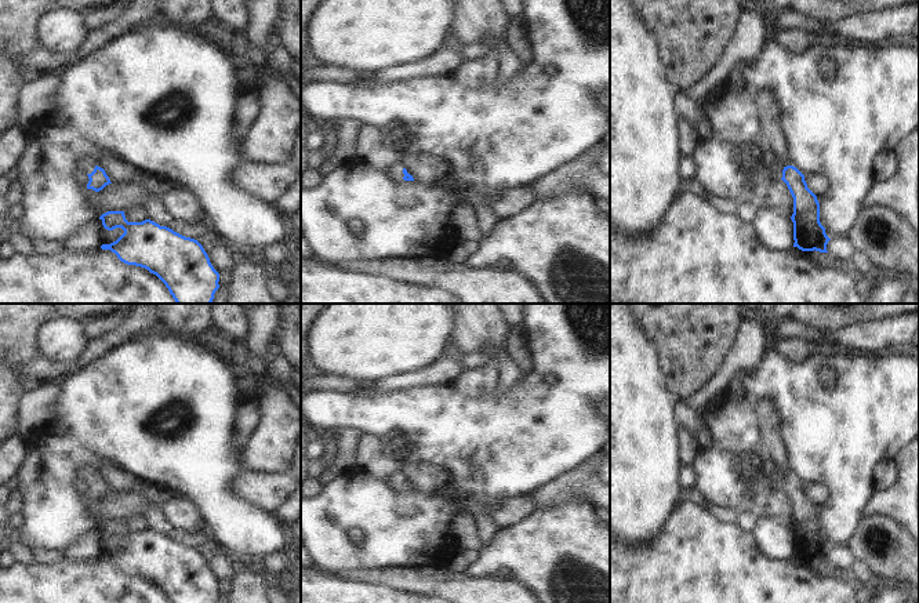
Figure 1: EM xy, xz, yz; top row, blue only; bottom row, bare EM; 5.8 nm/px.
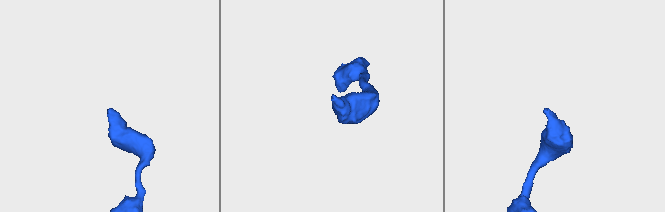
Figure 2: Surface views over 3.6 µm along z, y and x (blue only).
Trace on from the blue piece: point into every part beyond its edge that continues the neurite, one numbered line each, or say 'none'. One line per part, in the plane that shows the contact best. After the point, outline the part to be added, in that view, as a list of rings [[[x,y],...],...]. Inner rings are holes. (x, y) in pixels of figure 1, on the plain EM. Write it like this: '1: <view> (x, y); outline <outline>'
1: xy (87, 473); outline [[[80,466],[77,471],[77,477],[83,479],[86,483],[91,483],[95,475],[95,469],[91,466]]]

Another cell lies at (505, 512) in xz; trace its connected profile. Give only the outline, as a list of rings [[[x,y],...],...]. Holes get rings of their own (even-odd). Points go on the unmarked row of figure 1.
[[[513,495],[488,502],[483,511],[493,519],[500,528],[506,528],[524,519],[535,509],[534,501],[528,495]]]

